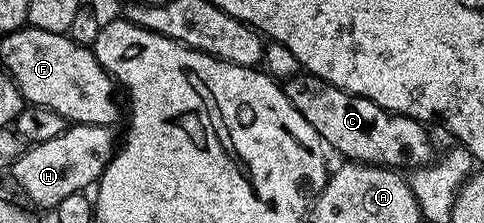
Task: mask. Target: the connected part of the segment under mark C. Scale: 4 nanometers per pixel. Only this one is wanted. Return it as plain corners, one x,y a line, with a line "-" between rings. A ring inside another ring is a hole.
310,74
294,76
282,85
282,89
289,102
297,106
297,114
301,114
301,118
305,118
305,122
317,130
330,151
332,148
333,151
340,152
344,161
394,170
414,170
423,168
436,159
435,148
427,137
428,129
412,116
388,112
377,106
377,102
369,102
369,98
349,94

